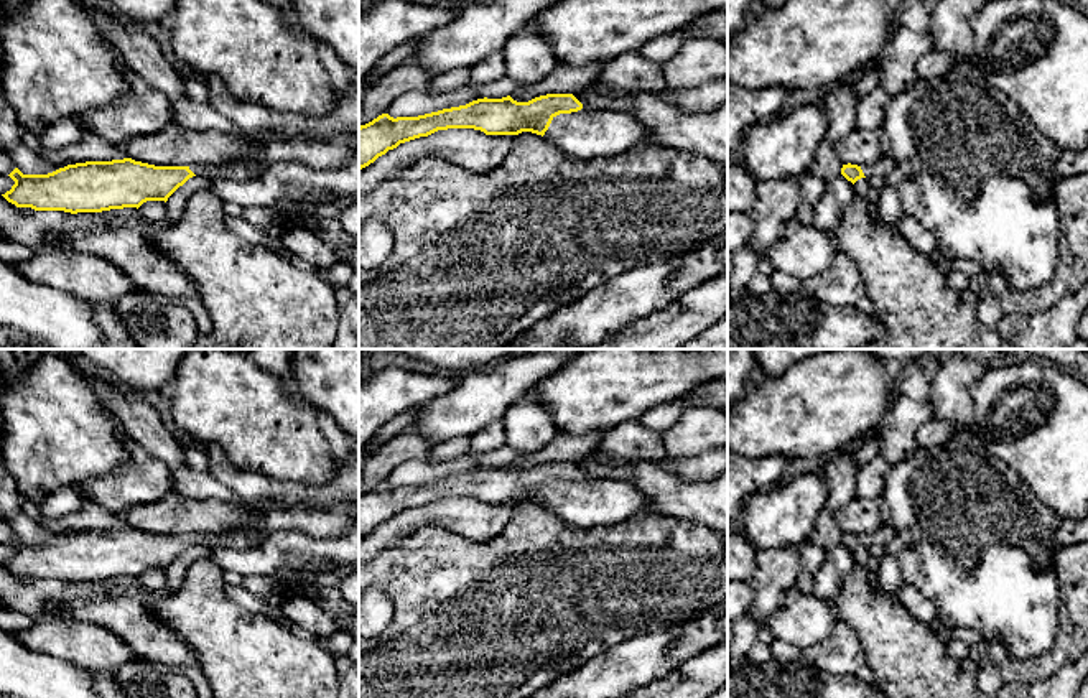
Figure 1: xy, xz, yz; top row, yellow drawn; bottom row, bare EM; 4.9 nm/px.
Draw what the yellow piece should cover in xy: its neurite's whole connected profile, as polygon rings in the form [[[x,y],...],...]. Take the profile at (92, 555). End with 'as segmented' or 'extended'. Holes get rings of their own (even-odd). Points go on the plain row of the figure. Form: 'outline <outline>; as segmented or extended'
outline [[[132,527],[112,530],[86,530],[67,533],[48,543],[23,543],[15,537],[8,545],[15,550],[10,560],[2,563],[16,576],[35,579],[102,581],[110,578],[140,576],[146,570],[168,570],[168,566],[193,545],[207,548],[249,548],[260,543],[253,535],[155,535]]]; extended

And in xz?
outline [[[546,463],[528,471],[517,471],[510,464],[484,466],[418,486],[382,482],[360,494],[359,540],[400,512],[448,497],[474,497],[486,504],[532,500],[578,530],[617,525],[637,512],[655,514],[632,482],[586,479],[573,463]]]; extended

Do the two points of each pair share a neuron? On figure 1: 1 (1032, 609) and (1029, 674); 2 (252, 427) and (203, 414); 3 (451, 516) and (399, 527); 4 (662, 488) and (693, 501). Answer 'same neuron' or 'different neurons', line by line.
1: different neurons
2: same neuron
3: same neuron
4: same neuron

